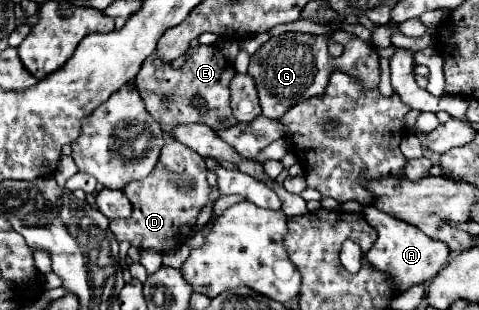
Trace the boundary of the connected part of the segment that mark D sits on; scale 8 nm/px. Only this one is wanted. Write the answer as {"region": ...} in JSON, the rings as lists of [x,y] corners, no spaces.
{"region":[[[169,140],[161,148],[161,158],[153,168],[153,174],[125,186],[123,192],[133,204],[133,214],[129,218],[111,220],[109,230],[119,242],[127,240],[139,250],[173,250],[183,242],[183,226],[195,226],[201,208],[209,202],[211,188],[205,174],[205,160],[195,150]]]}

